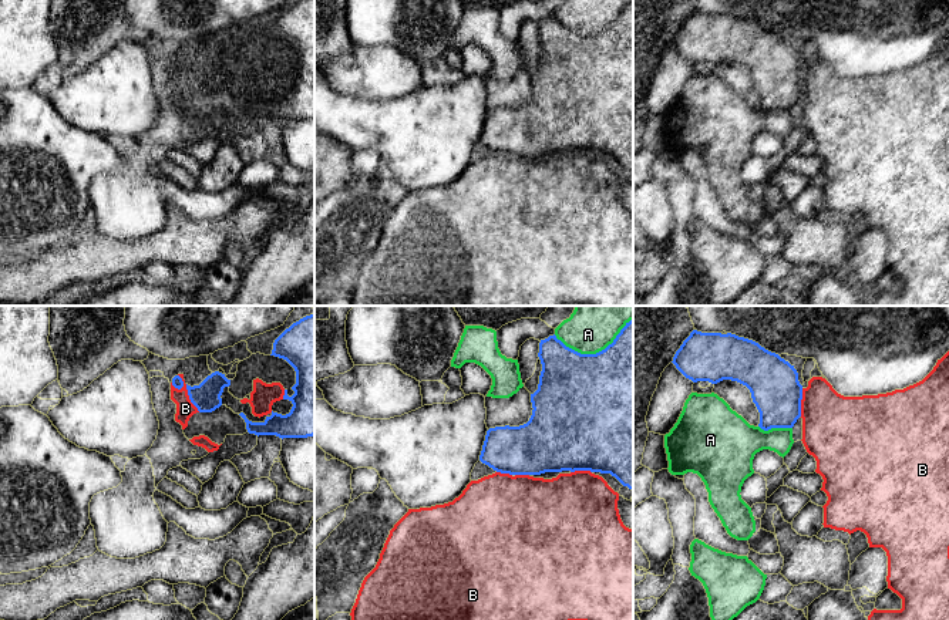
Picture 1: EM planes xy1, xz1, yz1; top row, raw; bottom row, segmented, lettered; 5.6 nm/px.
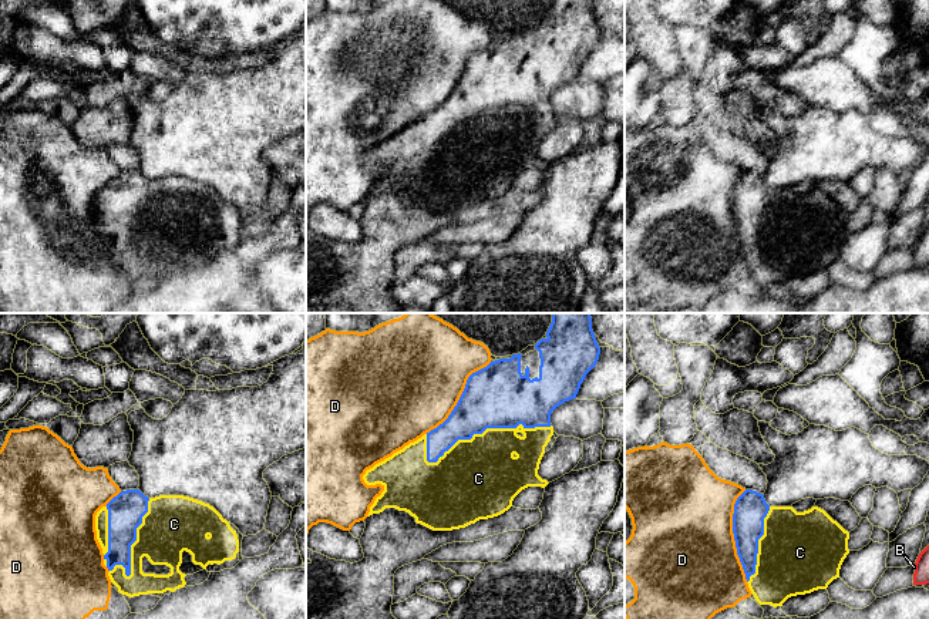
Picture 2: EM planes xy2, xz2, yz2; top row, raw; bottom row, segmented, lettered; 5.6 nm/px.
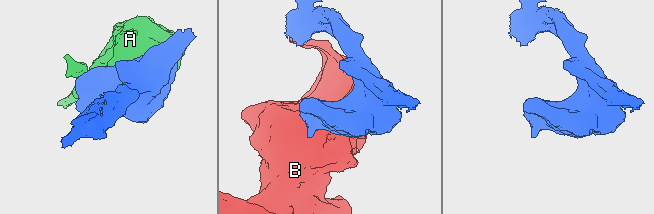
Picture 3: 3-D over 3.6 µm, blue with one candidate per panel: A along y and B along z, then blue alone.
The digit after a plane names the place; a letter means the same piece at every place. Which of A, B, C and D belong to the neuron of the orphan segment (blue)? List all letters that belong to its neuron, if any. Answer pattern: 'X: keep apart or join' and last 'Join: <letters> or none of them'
A: keep apart
B: keep apart
C: join
D: keep apart
Join: C

